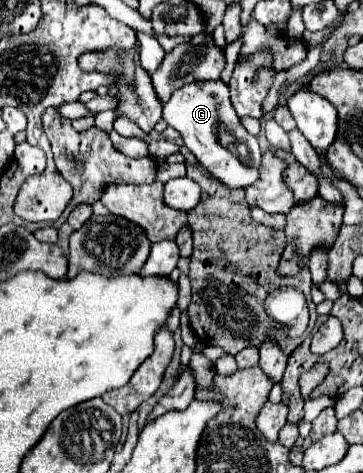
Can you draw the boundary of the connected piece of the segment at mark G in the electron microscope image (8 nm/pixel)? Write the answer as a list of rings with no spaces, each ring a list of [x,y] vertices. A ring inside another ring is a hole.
[[[190,82],[180,90],[174,90],[170,100],[164,104],[164,114],[168,126],[182,134],[186,148],[198,158],[198,162],[224,186],[246,188],[258,178],[260,148],[256,136],[252,136],[234,112],[230,102],[230,88],[224,82]],[[222,128],[222,132],[220,132]]]

